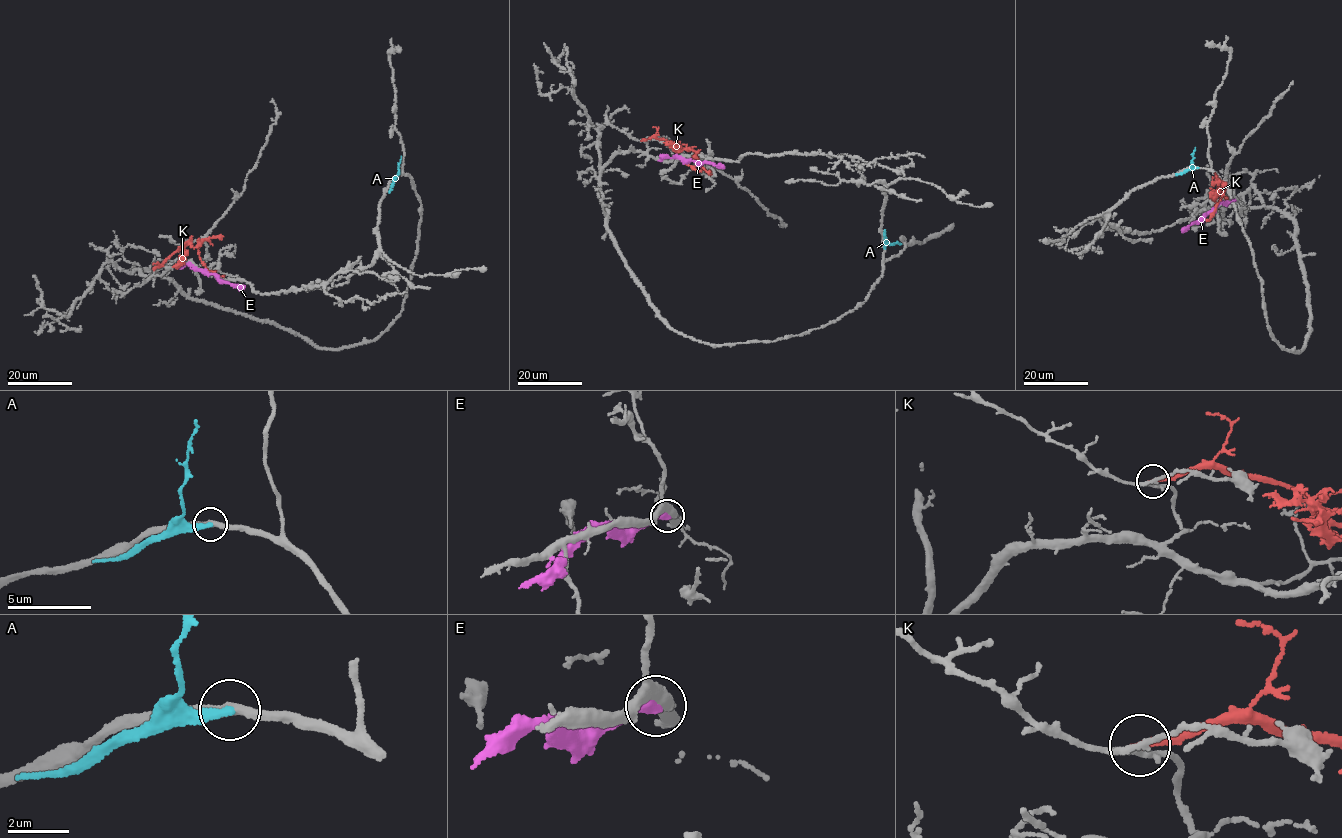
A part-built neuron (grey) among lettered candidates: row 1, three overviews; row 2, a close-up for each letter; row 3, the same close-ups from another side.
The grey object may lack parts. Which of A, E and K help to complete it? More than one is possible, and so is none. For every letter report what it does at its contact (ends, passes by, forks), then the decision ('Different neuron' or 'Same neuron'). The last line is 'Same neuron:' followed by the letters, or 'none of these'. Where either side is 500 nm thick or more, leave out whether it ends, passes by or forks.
A: It ends there. Different neuron
E: It ends there. Different neuron
K: It ends there. Different neuron
Same neuron: none of these

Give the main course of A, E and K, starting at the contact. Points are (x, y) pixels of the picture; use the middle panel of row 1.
A: (884, 248), (887, 243), (902, 244)
E: (659, 160), (675, 157), (724, 168)
K: (642, 140), (655, 137), (665, 139), (679, 149), (692, 149), (695, 153), (693, 158), (684, 162), (701, 171)

